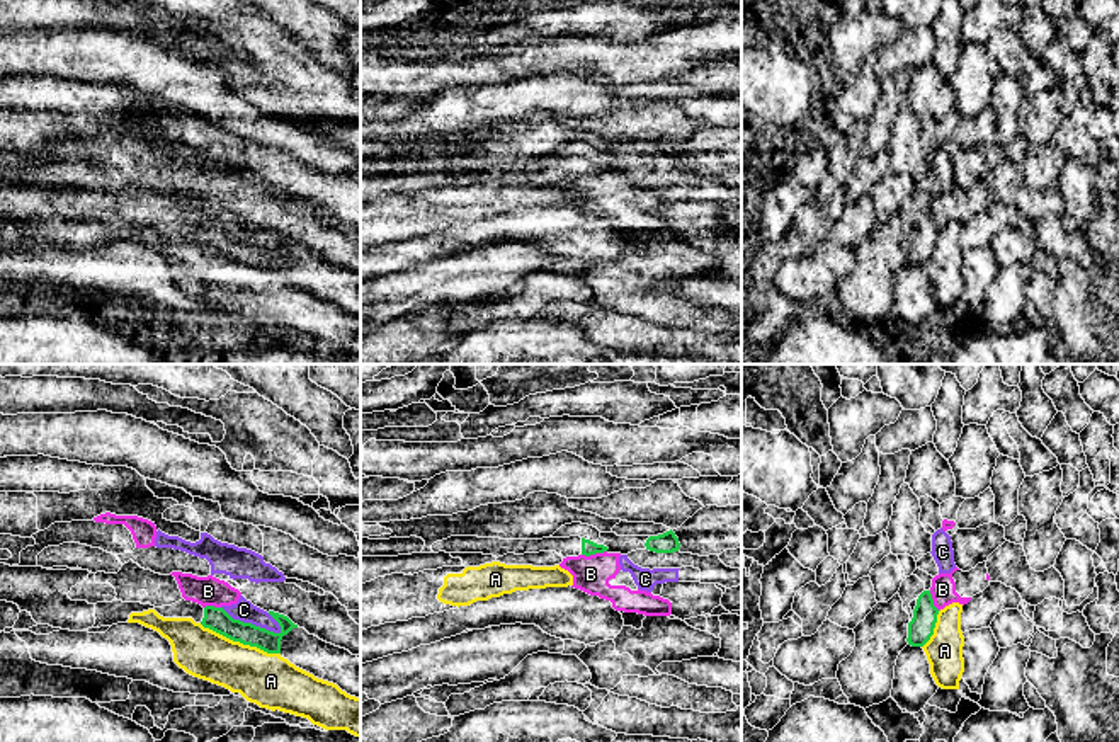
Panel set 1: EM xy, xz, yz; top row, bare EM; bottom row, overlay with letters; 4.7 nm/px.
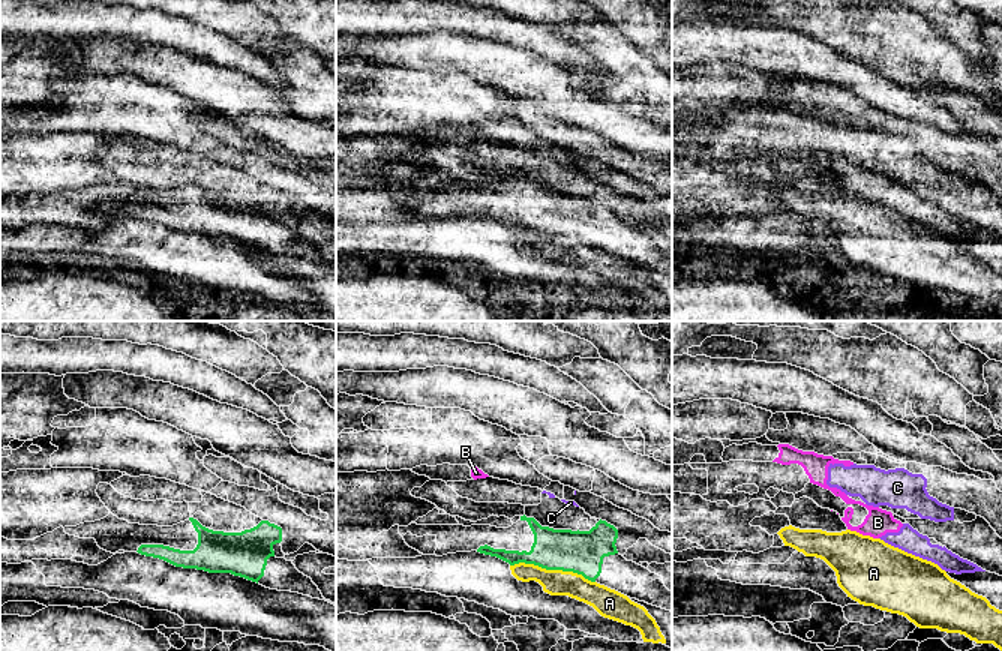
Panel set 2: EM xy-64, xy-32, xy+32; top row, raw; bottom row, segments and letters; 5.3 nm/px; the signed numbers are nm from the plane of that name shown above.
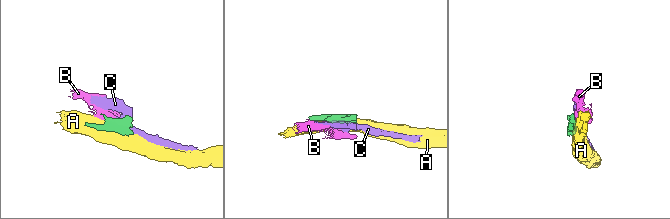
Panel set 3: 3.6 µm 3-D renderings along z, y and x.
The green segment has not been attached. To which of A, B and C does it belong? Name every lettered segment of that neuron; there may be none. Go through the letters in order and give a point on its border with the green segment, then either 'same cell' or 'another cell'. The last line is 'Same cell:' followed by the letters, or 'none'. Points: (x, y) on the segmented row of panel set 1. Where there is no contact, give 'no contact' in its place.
A: contact xy (240, 642); another cell
B: contact xz (594, 553); another cell
C: contact xy (250, 623); another cell
Same cell: none

